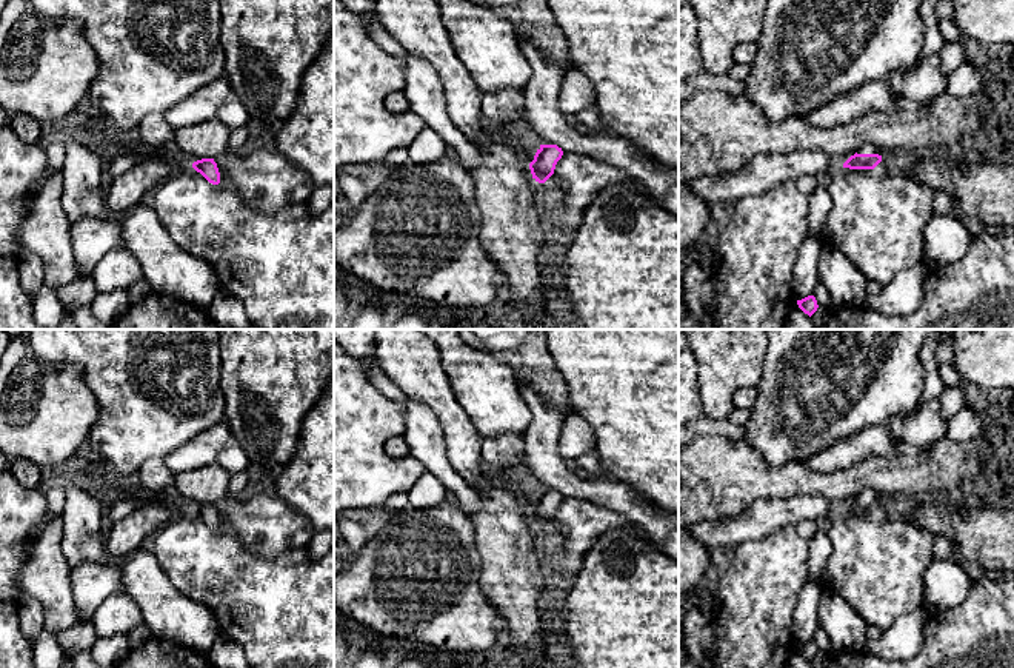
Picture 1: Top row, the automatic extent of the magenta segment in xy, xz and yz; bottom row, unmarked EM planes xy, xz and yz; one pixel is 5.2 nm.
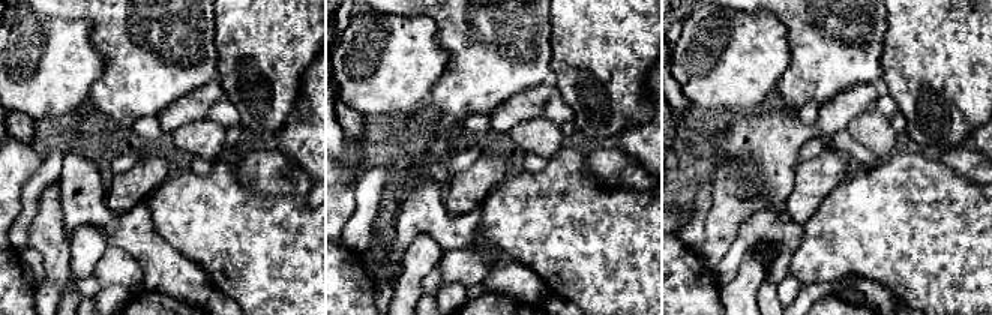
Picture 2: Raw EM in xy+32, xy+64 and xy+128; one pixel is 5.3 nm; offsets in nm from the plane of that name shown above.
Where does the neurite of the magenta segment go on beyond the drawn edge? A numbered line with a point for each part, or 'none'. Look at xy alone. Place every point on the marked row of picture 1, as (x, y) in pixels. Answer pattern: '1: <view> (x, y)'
none

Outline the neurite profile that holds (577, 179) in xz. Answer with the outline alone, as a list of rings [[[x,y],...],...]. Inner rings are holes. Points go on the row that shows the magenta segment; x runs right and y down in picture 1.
[[[563,152],[554,174],[545,182],[549,197],[543,215],[549,231],[568,239],[580,226],[586,208],[605,188],[620,183],[640,195],[651,194],[628,174],[582,154]]]

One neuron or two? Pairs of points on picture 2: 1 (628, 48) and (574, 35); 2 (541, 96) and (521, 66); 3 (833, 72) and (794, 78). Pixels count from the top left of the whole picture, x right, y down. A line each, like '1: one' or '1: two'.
1: one
2: two
3: one

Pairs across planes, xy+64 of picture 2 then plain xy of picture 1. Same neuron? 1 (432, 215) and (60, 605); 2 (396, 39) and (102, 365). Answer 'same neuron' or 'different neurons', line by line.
1: different neurons
2: different neurons

